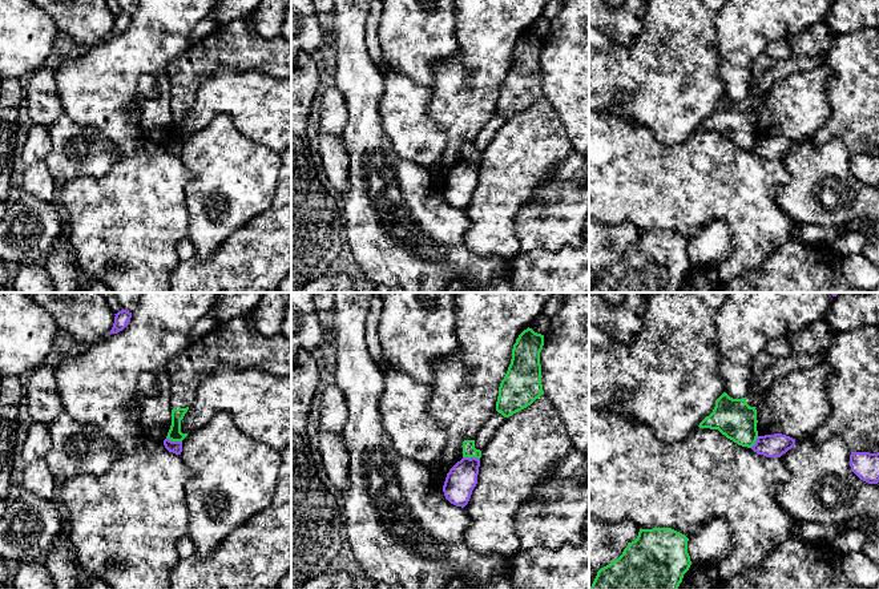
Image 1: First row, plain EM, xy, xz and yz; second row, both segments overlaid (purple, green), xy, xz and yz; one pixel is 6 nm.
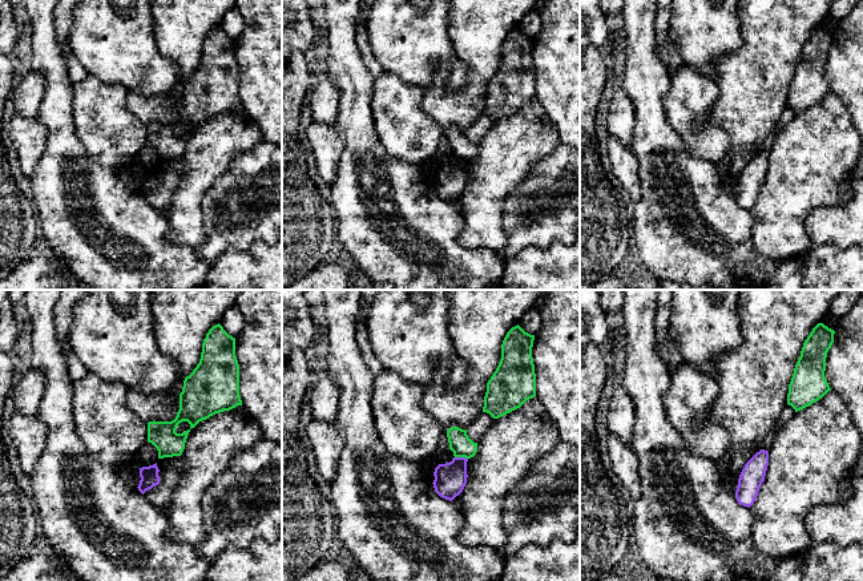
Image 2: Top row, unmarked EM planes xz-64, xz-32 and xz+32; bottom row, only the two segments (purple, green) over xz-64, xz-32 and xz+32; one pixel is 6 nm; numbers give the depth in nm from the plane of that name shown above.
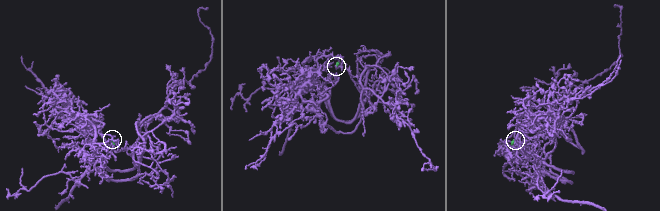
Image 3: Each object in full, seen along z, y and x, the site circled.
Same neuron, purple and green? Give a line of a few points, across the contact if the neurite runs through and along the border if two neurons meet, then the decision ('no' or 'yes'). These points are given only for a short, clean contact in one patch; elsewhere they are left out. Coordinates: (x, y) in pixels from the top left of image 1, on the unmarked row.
line xz (463, 158), (479, 161); no

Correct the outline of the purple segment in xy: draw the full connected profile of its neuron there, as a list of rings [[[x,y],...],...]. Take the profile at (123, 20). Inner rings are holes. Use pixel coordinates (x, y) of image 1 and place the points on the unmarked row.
[[[124,11],[114,17],[116,17],[114,25],[113,25],[113,29],[109,36],[117,36],[117,35],[122,33],[129,27],[130,20],[132,20],[132,15],[124,12]]]

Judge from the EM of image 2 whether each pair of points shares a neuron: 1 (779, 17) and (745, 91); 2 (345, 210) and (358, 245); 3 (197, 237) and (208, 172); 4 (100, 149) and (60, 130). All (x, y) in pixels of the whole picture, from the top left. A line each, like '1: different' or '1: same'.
1: same
2: same
3: same
4: different

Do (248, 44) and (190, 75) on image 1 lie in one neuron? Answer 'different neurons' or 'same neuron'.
same neuron

